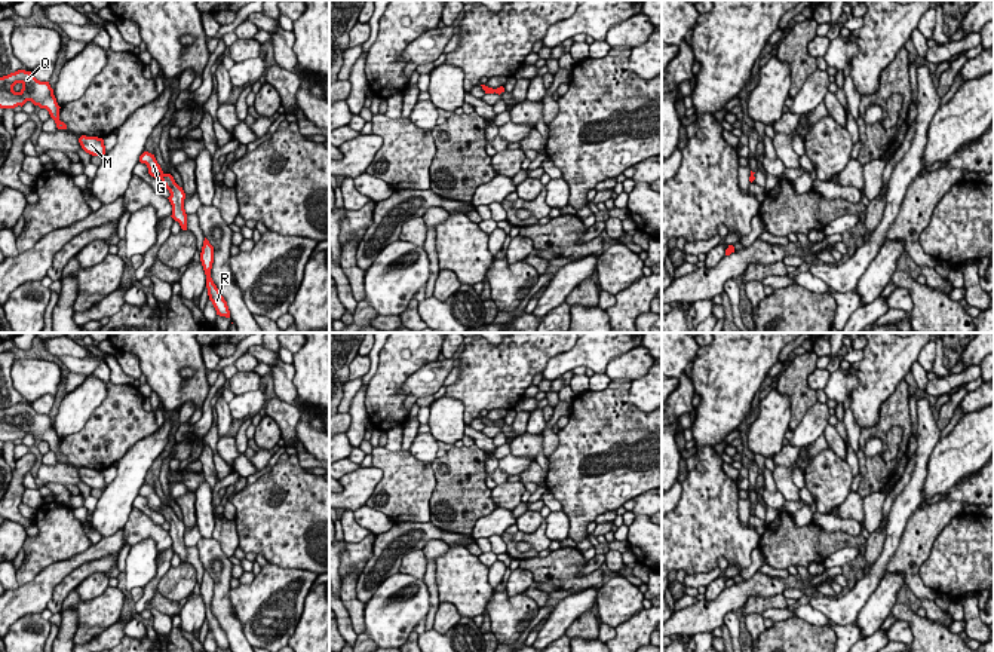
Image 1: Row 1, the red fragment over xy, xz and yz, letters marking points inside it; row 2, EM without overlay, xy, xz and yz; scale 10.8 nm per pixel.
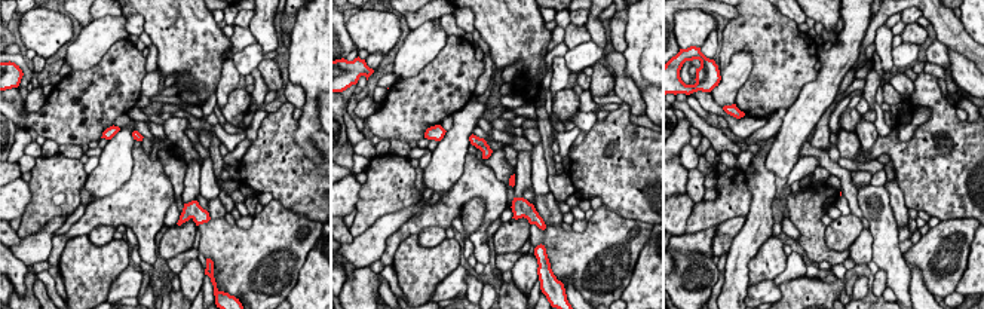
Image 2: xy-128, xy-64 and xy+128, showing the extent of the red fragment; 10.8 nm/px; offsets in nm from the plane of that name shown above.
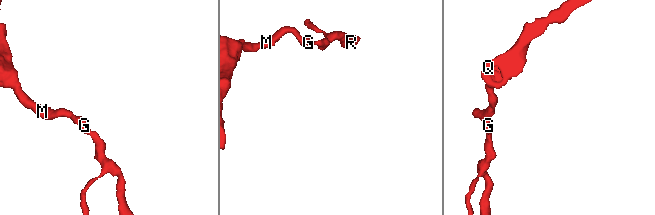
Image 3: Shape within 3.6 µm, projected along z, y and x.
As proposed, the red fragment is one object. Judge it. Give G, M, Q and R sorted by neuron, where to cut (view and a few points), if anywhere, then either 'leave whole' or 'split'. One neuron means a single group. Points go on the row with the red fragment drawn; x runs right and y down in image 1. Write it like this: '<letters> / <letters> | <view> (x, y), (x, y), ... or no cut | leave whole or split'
G M Q R | no cut | leave whole

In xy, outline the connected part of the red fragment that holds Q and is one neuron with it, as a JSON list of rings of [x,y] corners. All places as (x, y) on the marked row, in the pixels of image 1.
[[[18,70],[0,77],[0,108],[15,108],[31,101],[40,108],[46,108],[55,120],[58,129],[67,129],[59,120],[59,105],[49,82],[37,80],[31,71]]]

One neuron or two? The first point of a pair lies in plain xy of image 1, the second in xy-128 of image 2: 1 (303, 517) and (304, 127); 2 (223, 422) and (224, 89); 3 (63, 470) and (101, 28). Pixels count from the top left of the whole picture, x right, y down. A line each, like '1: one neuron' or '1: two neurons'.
1: two neurons
2: one neuron
3: two neurons

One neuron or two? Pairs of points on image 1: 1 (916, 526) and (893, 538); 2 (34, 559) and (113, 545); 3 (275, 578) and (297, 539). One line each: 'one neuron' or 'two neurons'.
1: two neurons
2: two neurons
3: two neurons

